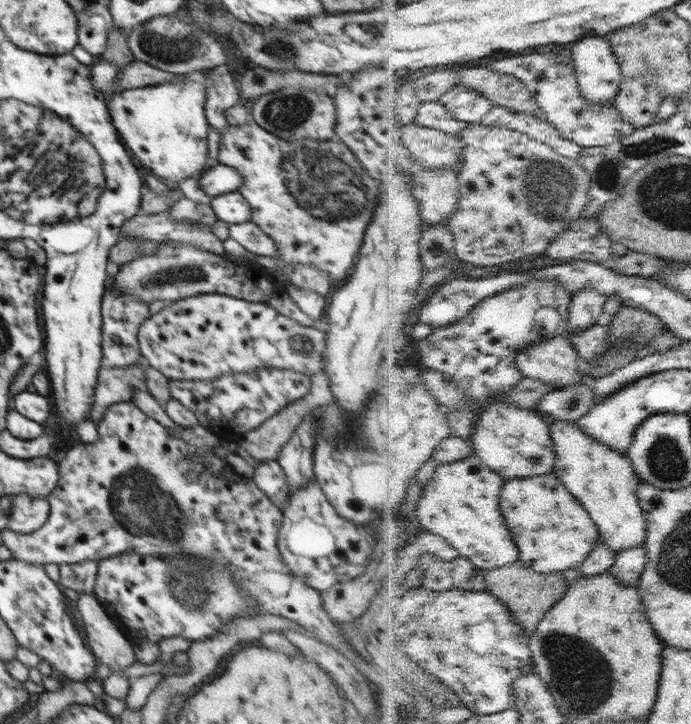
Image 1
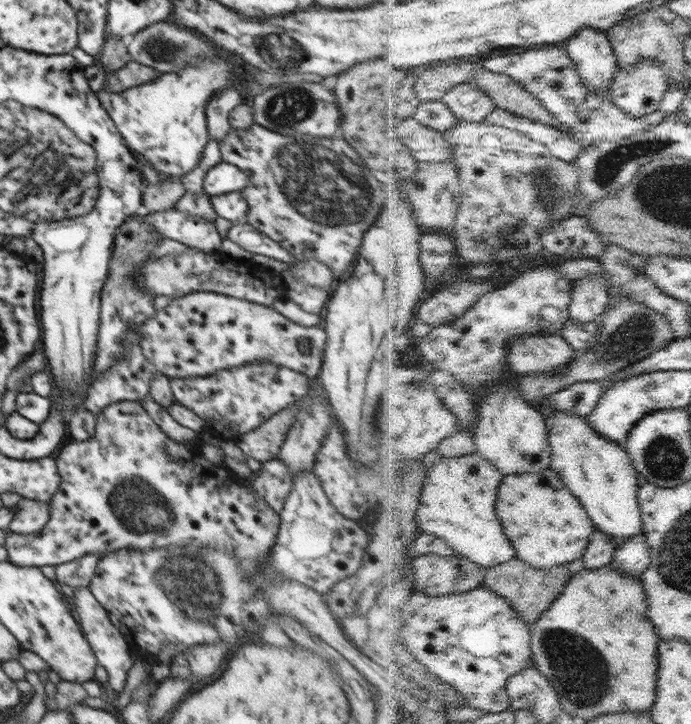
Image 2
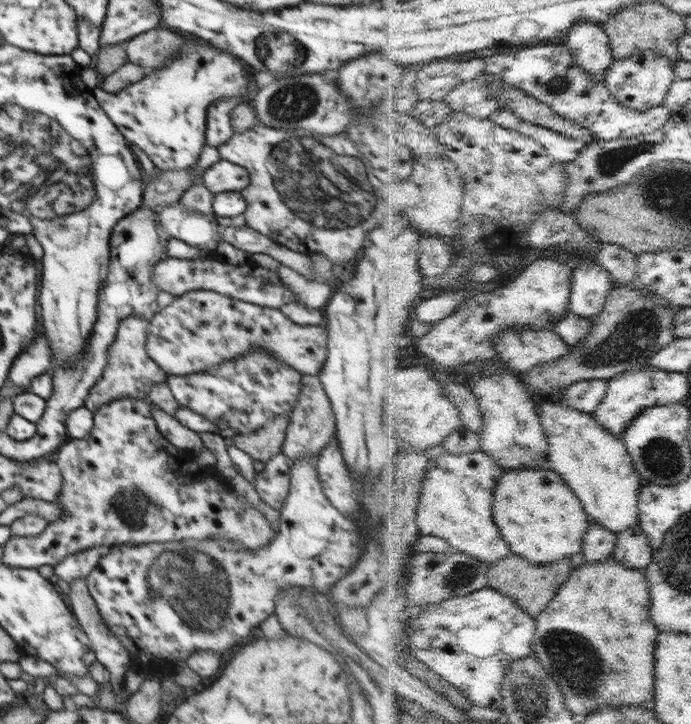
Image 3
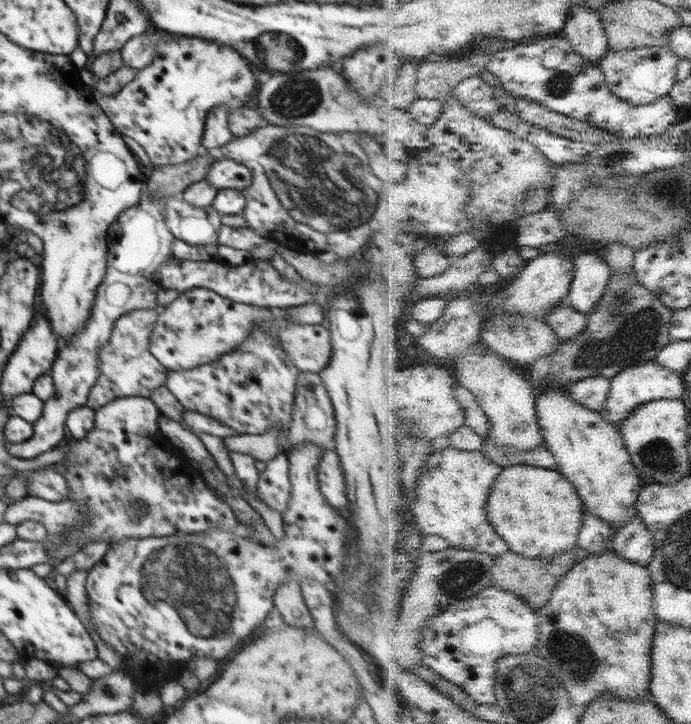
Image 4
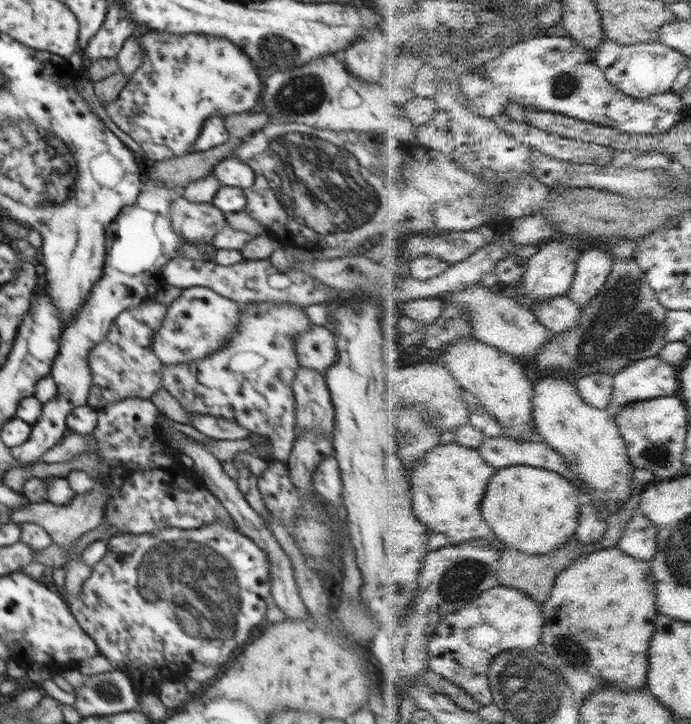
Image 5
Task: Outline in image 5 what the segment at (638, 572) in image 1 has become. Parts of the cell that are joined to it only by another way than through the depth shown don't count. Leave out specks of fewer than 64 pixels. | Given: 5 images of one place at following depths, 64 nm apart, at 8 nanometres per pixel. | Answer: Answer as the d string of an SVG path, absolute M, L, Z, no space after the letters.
M642 508L625 528L624 536L617 544L626 554L653 563L659 550L658 525L646 516Z

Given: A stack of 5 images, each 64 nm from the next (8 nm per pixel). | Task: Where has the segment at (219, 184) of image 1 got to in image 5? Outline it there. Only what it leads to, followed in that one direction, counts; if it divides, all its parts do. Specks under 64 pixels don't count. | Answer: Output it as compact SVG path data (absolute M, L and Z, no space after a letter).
M236 157L221 160L209 171L219 180L221 186L236 186L245 189L255 183L253 168Z

